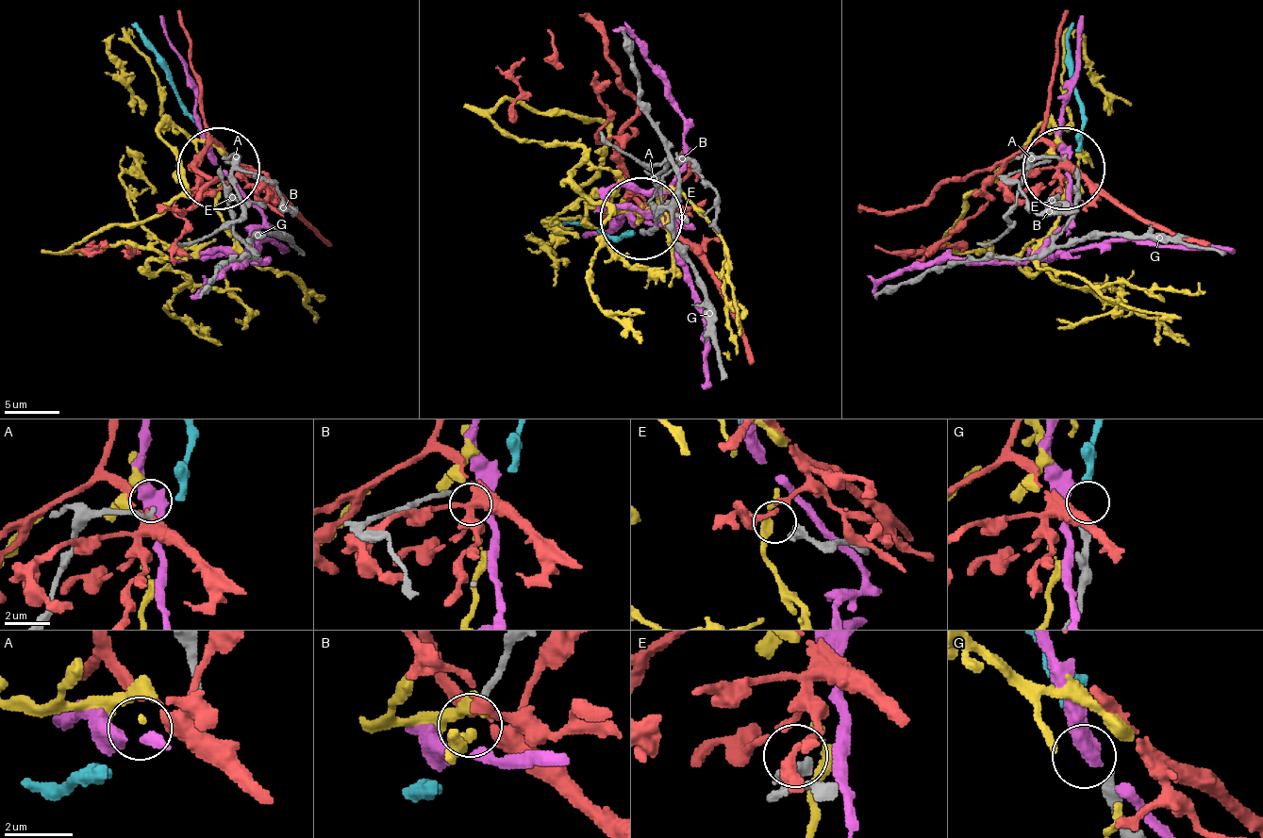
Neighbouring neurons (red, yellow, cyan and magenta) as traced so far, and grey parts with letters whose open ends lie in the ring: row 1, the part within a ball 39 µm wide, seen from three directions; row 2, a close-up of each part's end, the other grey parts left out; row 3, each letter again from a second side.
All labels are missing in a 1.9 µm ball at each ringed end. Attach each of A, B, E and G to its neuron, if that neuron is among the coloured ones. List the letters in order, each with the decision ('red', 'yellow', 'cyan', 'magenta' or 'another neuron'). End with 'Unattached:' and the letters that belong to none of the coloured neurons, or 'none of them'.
A: another neuron
B: yellow
E: another neuron
G: cyan
Unattached: A, E

